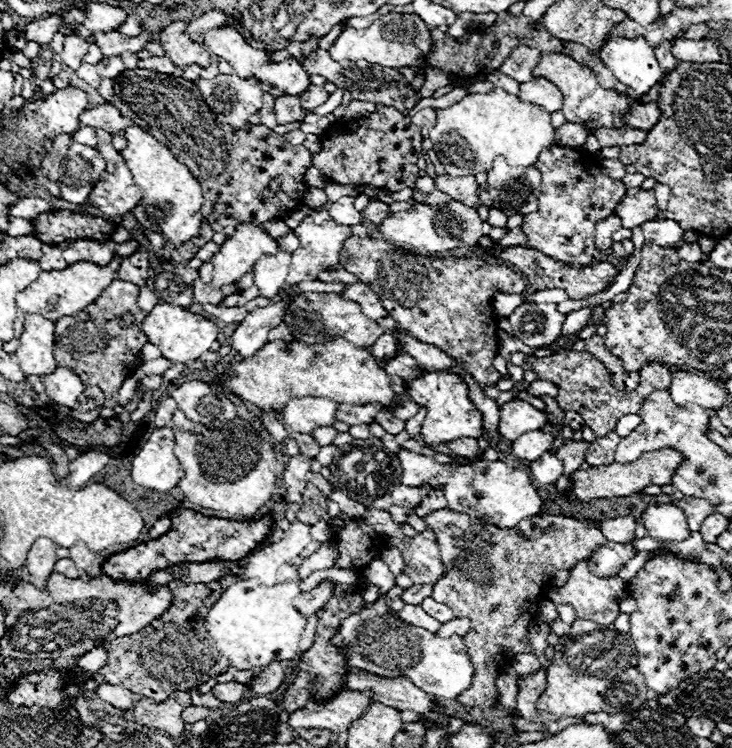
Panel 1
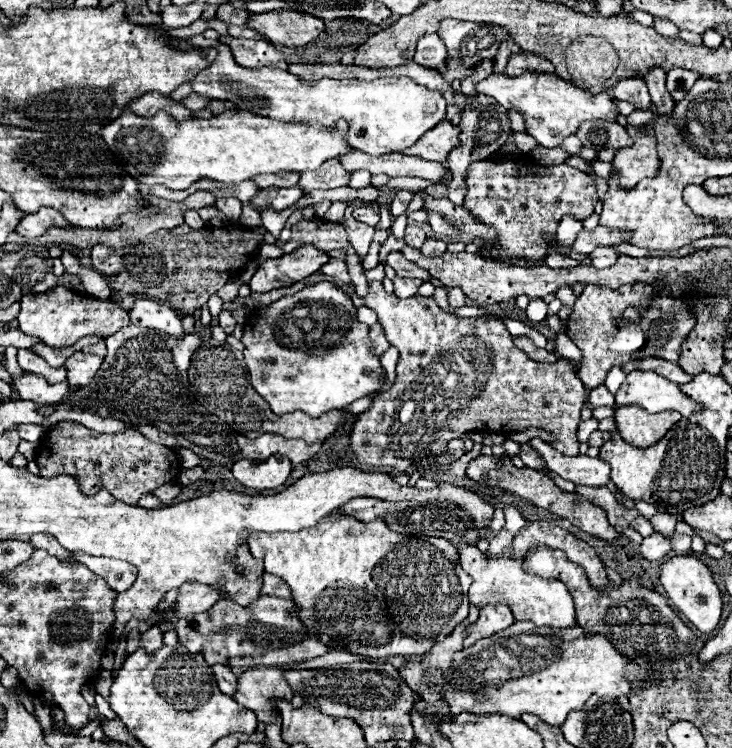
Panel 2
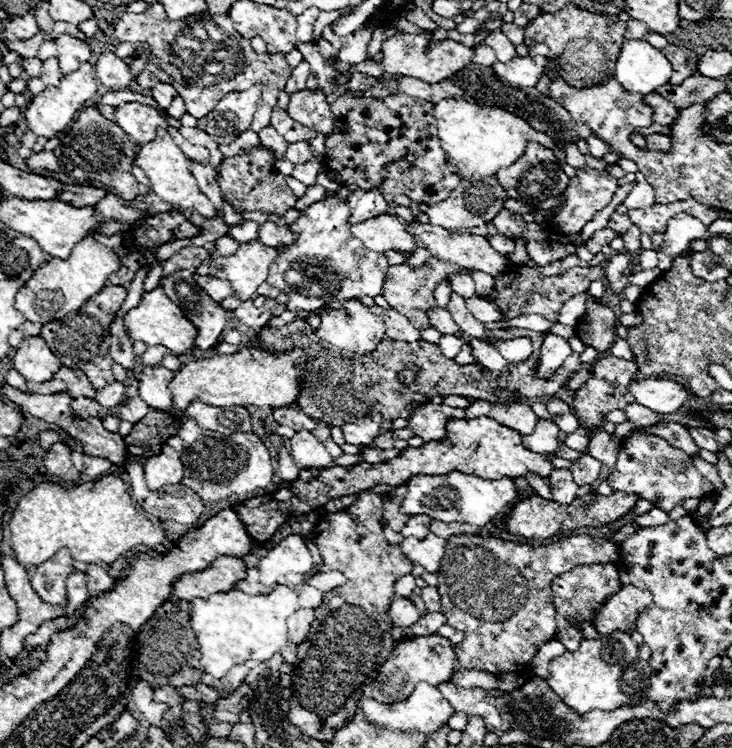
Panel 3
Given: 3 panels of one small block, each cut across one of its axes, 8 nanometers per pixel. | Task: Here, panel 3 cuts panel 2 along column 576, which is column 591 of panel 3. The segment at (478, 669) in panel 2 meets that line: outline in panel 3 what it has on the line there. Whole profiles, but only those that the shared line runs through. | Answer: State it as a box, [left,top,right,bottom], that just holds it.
[548,632,648,714]

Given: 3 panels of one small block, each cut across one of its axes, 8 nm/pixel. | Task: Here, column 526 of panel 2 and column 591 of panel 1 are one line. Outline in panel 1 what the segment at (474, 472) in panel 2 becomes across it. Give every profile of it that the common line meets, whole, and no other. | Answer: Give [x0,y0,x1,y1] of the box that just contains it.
[566,448,682,502]

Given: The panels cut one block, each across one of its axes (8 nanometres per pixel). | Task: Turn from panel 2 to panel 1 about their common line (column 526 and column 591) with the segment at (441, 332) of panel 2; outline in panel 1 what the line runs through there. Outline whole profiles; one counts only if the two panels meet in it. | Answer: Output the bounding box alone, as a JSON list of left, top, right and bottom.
[510,348,670,438]

